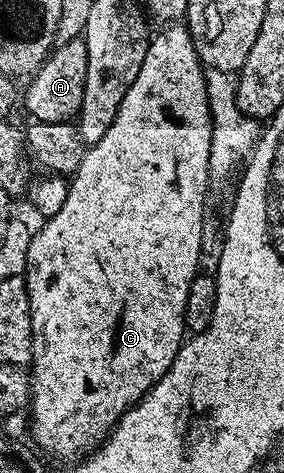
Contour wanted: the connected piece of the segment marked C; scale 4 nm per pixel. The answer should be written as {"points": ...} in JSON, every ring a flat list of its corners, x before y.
{"points":[[169,23,164,26,165,29,161,34,154,36,149,41,149,46,146,51,146,58,143,59,143,65,139,67,139,75,136,76,135,81,131,83,130,89,123,97,122,103,119,105,118,114,115,115,114,122,111,127,107,129,107,133,103,135,103,139,98,142,90,144,85,152,83,159,76,173,72,174,71,180,68,182,68,193,66,195,66,202,59,211,55,212,44,223,45,226,40,230,39,228,34,232,31,239,31,247,27,247,27,263,25,264,24,279,27,283,27,291,31,299,31,327,33,328,33,360,31,362,31,380,33,382,33,396,31,398,31,437,35,442,37,440,36,448,42,454,54,453,57,457,73,457,78,455,92,454,93,450,101,448,105,443,109,432,117,425,118,419,124,415,128,409,132,409,134,405,140,401,141,396,151,388,154,383,166,373,171,367,171,363,175,363,177,352,181,350,183,342,187,337,187,330,185,327,185,308,187,307,187,291,191,287,191,283,199,275,199,266,201,263,201,236,203,235,203,227,205,226,205,214,207,206,205,206,205,196,210,196,211,190,209,187,209,160,211,159,211,115,209,114,209,104,207,103,207,87,205,86,205,72,201,60,197,58,197,52,193,46,193,40,189,34,188,28,181,23]]}

